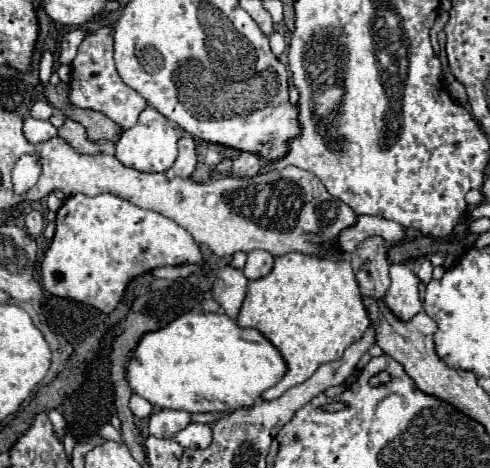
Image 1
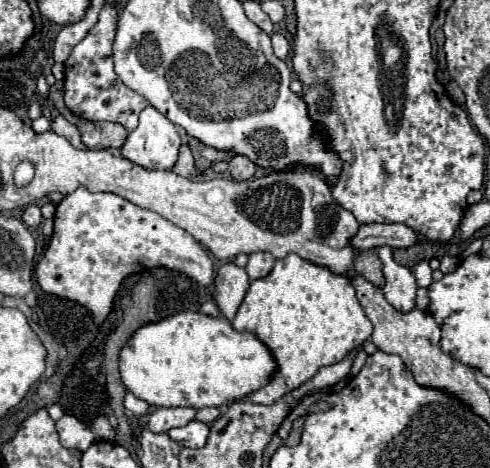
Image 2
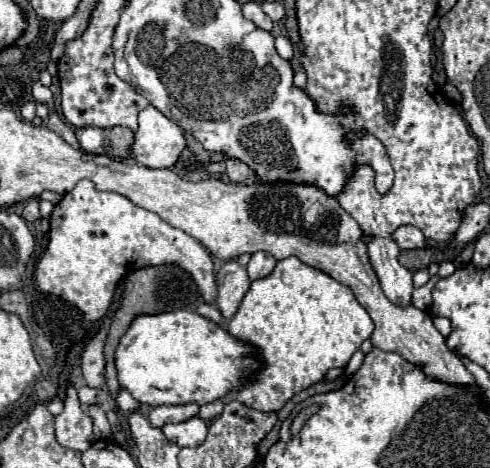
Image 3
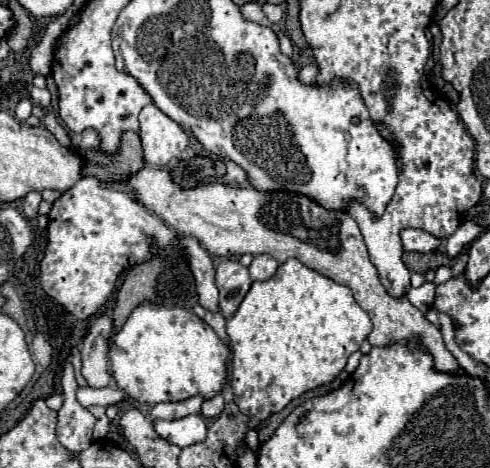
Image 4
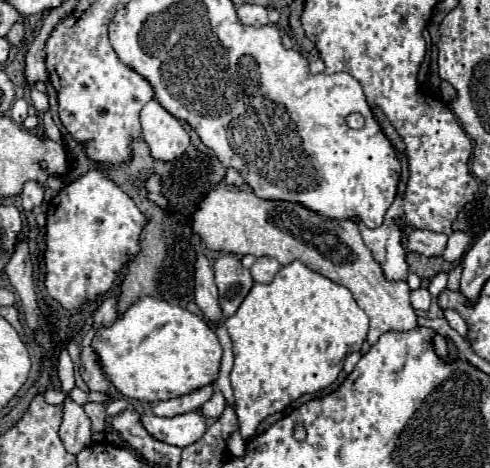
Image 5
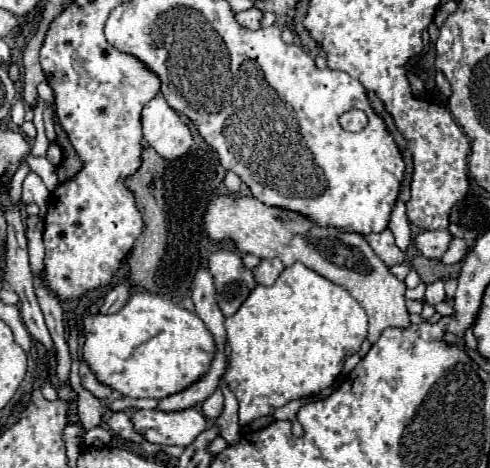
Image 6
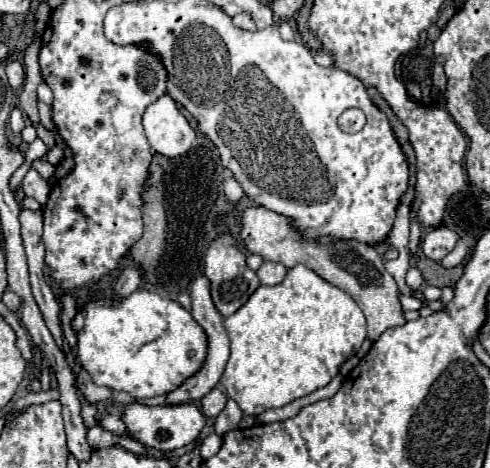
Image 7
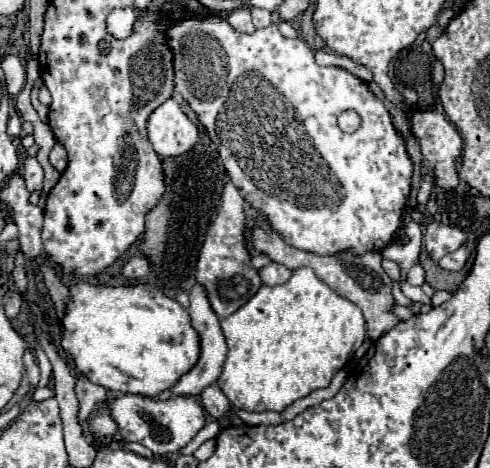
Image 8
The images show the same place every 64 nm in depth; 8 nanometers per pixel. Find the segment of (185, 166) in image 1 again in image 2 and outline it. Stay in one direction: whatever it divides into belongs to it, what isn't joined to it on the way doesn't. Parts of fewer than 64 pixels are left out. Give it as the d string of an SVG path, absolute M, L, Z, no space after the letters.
M188 144L180 146L180 156L178 156L178 162L174 164L172 172L180 174L180 176L190 176L194 172L194 158L192 158L192 152L190 152Z

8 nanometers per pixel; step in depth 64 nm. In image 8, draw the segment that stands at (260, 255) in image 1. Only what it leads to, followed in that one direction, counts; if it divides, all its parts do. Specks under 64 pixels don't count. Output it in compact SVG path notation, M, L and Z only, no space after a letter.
M270 262L268 266L264 266L262 270L258 270L258 274L260 274L260 278L262 278L262 282L264 282L266 286L284 284L284 282L292 276L292 272L290 272L286 266L276 264L276 262Z

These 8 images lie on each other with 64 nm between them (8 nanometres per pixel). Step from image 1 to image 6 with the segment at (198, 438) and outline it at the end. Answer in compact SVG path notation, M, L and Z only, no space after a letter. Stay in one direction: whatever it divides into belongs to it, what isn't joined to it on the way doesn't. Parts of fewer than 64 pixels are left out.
M196 408L180 412L138 410L132 416L136 432L140 432L152 444L164 446L190 446L196 436L206 430L206 418Z

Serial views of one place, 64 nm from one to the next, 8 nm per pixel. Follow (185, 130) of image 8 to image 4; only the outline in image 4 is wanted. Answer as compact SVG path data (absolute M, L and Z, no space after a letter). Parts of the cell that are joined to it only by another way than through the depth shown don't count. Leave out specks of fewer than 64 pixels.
M148 104L140 112L140 144L144 164L164 168L188 146L188 136L180 124L154 104Z

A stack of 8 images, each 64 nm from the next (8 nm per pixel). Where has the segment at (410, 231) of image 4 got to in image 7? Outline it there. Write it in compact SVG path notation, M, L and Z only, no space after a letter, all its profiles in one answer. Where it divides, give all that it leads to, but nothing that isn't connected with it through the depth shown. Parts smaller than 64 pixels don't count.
M440 226L424 232L420 246L424 256L428 256L430 260L442 260L456 246L456 240L458 240L456 232L452 232L446 226Z

